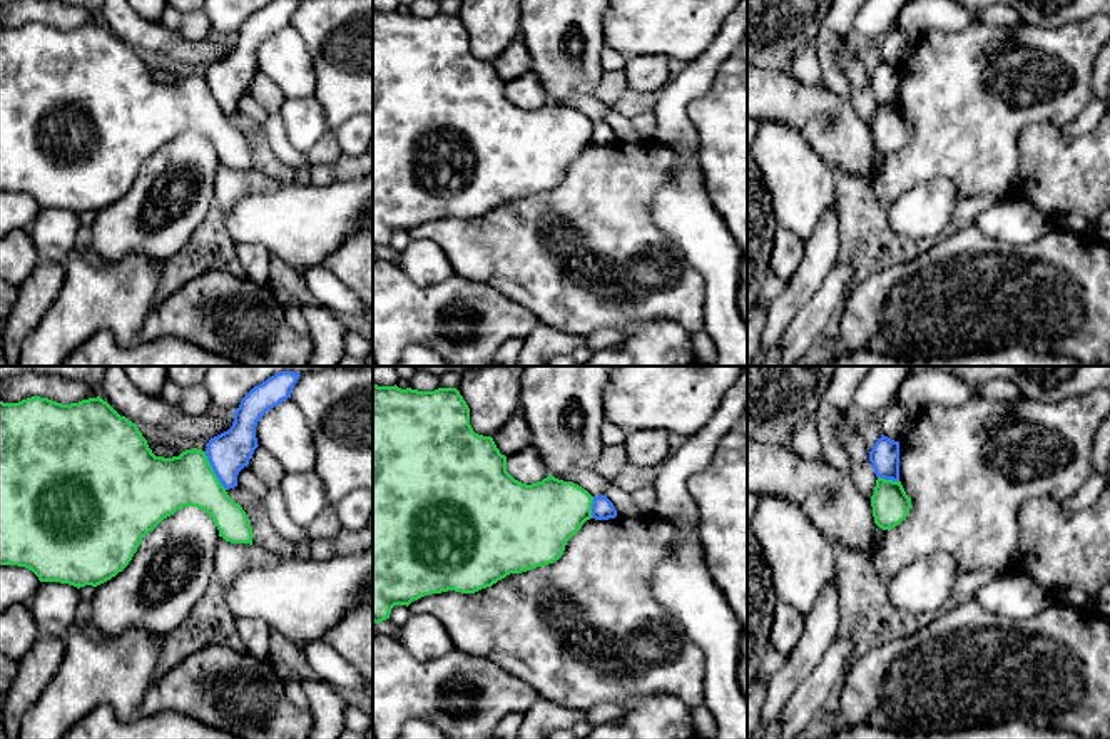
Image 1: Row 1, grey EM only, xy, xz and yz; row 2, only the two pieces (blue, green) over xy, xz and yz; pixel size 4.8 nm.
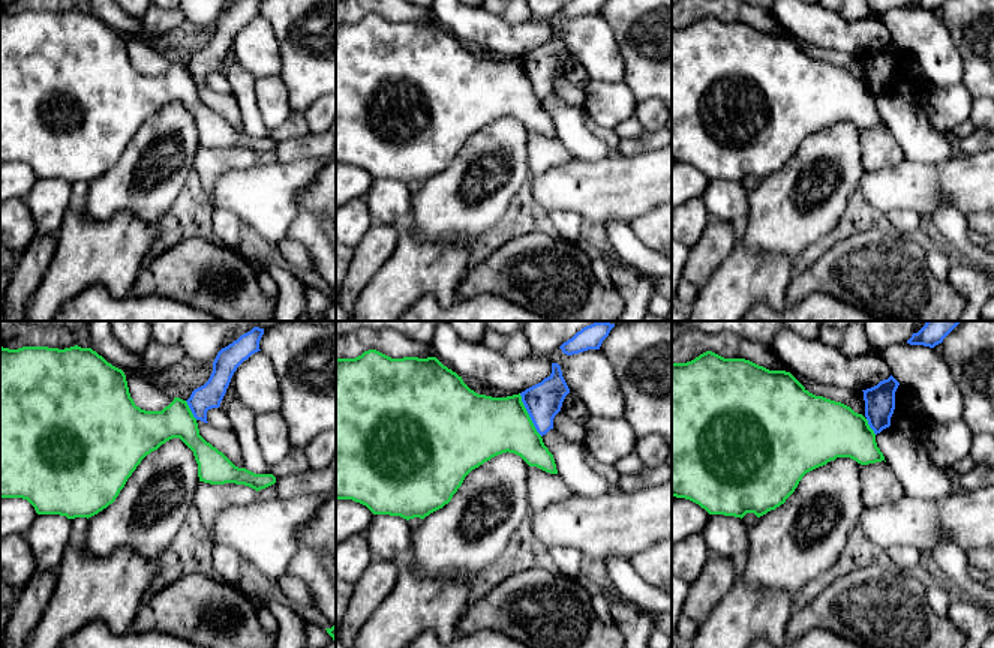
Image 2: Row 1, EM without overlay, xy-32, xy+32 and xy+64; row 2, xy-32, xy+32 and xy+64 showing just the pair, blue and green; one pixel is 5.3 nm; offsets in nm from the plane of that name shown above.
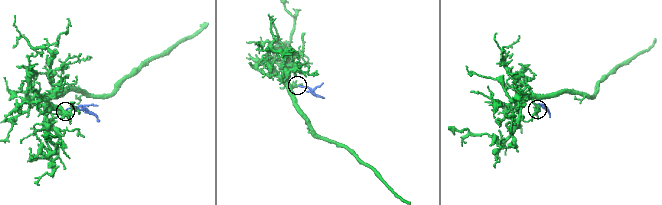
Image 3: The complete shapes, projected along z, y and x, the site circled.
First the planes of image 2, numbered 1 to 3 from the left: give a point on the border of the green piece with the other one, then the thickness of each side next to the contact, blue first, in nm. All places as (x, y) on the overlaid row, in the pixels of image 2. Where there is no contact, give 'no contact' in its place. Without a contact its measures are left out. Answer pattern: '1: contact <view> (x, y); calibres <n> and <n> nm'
1: contact xy-32 (191, 410); calibres 140 and 200 nm
2: contact xy+32 (528, 413); calibres 200 and 320 nm
3: contact xy+64 (870, 426); calibres 160 and 320 nm

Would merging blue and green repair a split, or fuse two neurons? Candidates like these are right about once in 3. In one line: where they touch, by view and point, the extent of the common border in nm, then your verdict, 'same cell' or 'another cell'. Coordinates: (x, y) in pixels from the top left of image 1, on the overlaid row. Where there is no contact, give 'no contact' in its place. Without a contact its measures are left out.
xy (213, 468) | 220 nm | another cell

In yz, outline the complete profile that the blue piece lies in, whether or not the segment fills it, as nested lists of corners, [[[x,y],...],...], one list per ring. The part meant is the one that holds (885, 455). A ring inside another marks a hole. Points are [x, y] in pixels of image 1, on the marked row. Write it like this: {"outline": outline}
{"outline": [[[884,435],[874,443],[869,451],[869,461],[874,473],[884,480],[899,480],[899,441],[894,441]]]}

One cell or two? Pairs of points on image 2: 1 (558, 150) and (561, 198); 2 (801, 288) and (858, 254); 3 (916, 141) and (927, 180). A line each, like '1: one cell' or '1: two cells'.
1: two cells
2: one cell
3: two cells

